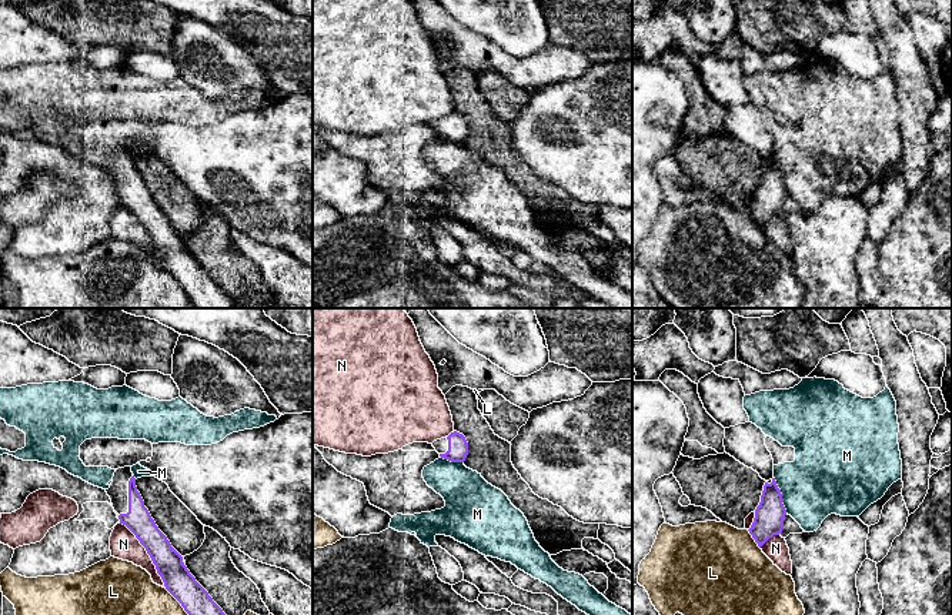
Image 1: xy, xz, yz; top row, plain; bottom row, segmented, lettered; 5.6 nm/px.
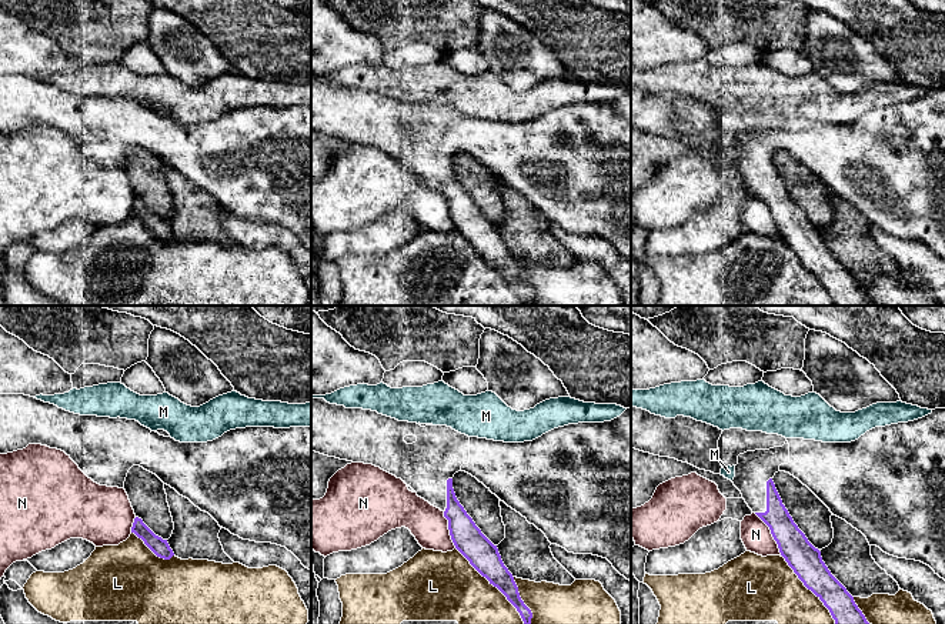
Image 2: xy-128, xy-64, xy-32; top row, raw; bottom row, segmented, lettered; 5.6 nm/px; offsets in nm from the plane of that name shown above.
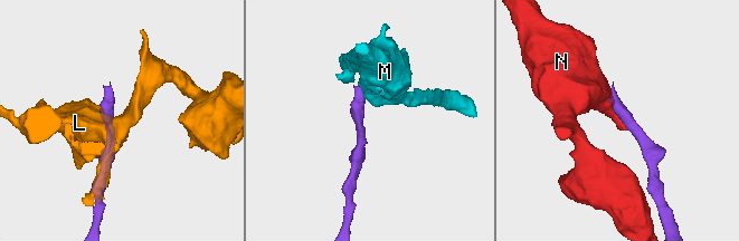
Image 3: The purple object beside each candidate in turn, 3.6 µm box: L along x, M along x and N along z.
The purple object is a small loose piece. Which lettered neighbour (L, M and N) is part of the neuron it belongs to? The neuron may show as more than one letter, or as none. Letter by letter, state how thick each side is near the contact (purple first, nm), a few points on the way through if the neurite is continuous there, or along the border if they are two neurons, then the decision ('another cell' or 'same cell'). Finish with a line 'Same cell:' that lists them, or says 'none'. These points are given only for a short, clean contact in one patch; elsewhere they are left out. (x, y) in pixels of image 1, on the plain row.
L: calibres 200 and 280 nm; another cell
M: calibres 170 and 400 nm; border yz (774, 157), (787, 193); another cell
N: calibres 160 and 160 nm; another cell
Same cell: none

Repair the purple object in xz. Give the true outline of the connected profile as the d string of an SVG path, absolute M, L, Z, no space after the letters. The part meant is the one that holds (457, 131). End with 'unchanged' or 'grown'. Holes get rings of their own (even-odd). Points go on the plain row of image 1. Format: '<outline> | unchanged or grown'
M457 111L445 118L434 121L432 127L441 138L451 143L464 143L468 136L468 123L465 117Z | grown

